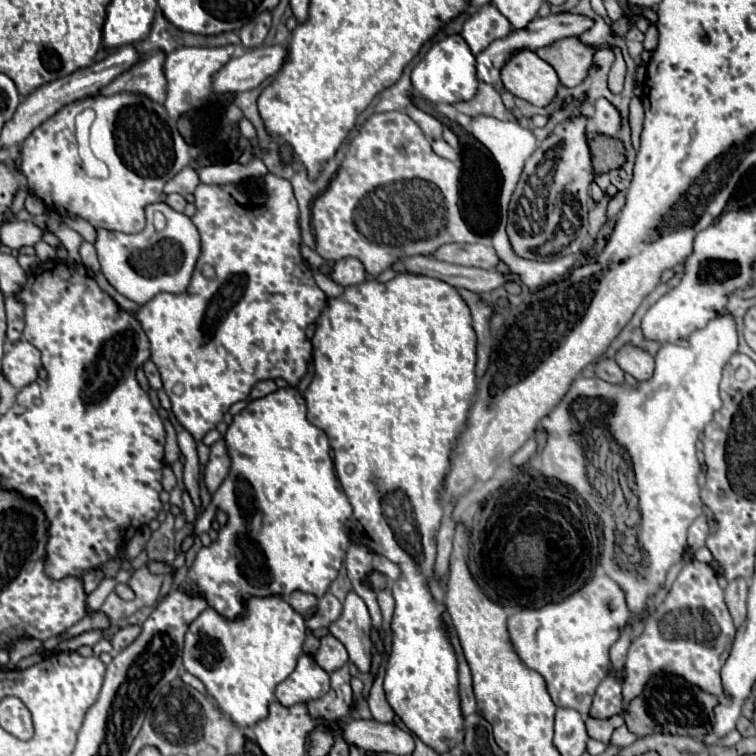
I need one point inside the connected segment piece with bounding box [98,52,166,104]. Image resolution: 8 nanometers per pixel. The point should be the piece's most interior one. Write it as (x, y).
(147, 78)

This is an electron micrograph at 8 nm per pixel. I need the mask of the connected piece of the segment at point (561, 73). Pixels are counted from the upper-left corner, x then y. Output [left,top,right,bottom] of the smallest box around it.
[536,38,594,88]

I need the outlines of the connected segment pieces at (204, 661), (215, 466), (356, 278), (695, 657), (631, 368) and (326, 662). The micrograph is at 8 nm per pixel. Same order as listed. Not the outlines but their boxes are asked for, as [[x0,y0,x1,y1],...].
[[184,598,304,728],[204,422,230,492],[330,258,366,286],[624,560,736,704],[614,344,654,380],[314,634,348,672]]

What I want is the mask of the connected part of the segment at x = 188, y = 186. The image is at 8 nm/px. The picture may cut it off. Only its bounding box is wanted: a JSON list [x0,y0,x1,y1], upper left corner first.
[164,168,200,196]

